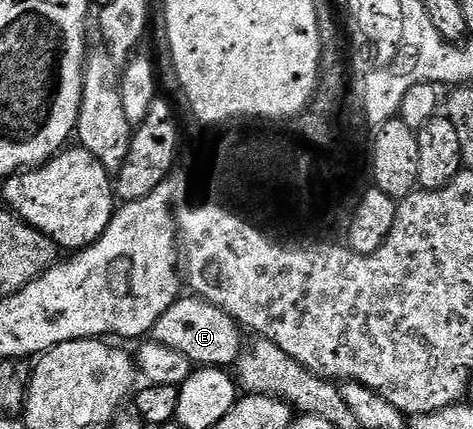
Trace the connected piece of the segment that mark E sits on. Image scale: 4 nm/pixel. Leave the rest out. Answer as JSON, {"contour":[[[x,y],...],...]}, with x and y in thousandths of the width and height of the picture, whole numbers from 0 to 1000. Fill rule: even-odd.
{"contour":[[[416,690],[400,692],[374,695],[355,718],[355,727],[347,727],[338,746],[330,746],[321,772],[323,795],[381,821],[419,858],[493,855],[516,814],[516,769],[505,744],[474,727],[455,704],[440,704]]]}

